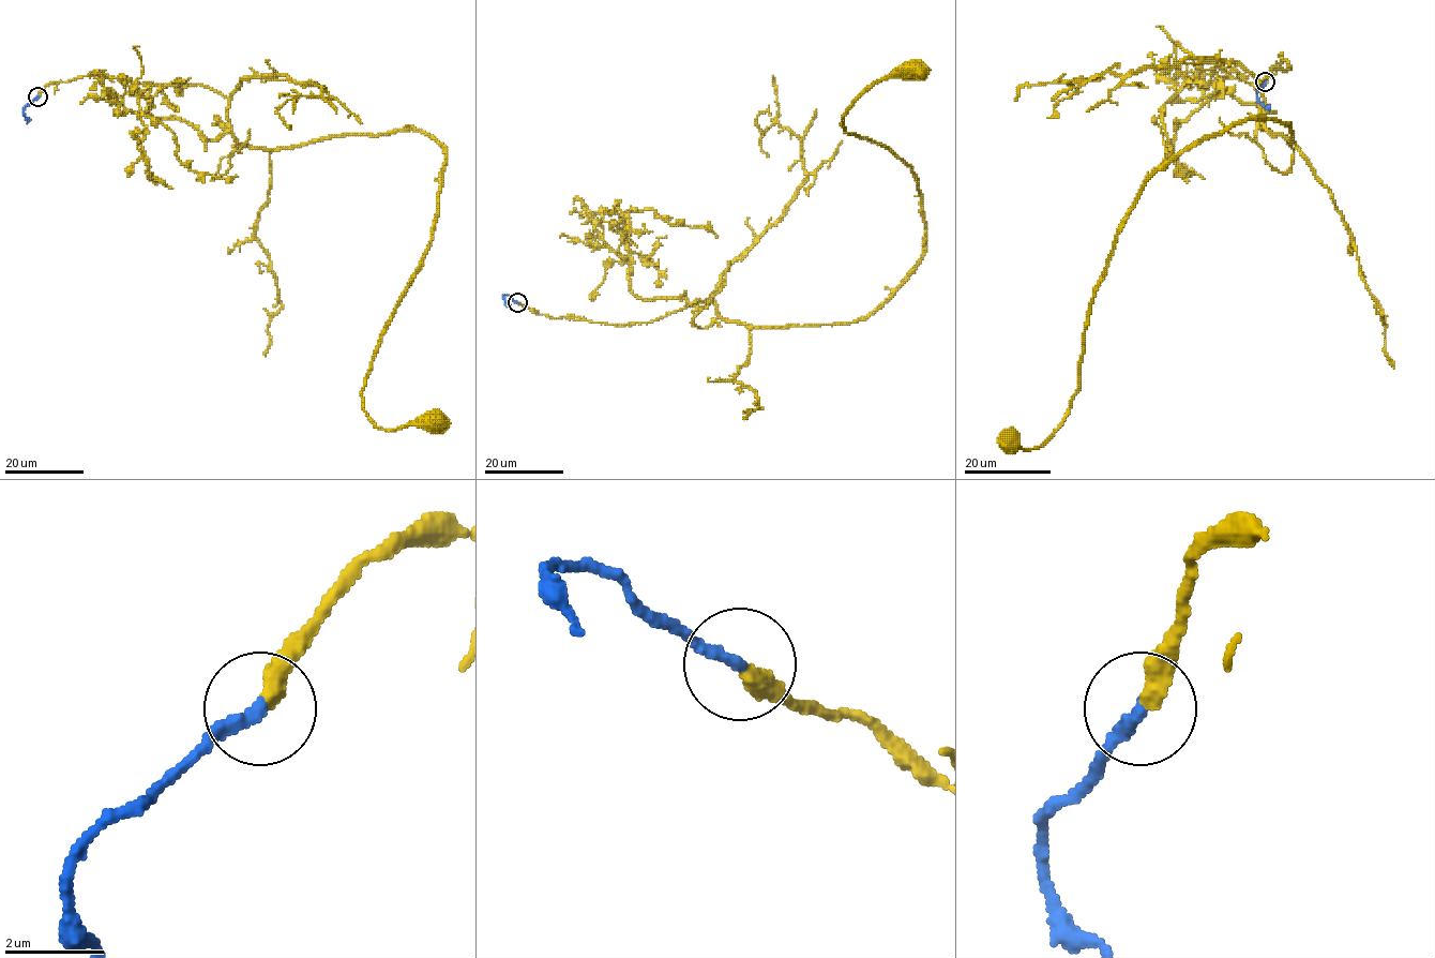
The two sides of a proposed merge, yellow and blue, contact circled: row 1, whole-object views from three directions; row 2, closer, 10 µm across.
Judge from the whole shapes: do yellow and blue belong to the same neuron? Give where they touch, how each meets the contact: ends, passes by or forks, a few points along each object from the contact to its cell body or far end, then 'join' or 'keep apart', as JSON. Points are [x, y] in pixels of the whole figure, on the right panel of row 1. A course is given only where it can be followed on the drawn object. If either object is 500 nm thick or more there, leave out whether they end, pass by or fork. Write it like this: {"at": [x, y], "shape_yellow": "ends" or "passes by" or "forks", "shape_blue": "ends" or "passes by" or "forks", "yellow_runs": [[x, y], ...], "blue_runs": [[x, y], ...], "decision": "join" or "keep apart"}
{"at": [1265, 81], "shape_yellow": "ends", "shape_blue": "ends", "yellow_runs": [[1266, 83], [1286, 61], [1262, 86], [1290, 139], [1244, 118], [1147, 180], [1070, 412], [1040, 446], [1010, 439]], "blue_runs": [[1265, 83], [1257, 96], [1269, 110]], "decision": "join"}

